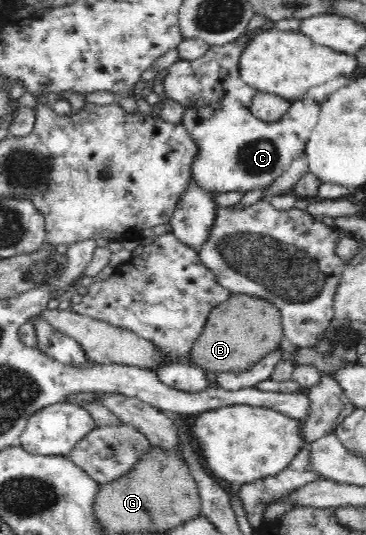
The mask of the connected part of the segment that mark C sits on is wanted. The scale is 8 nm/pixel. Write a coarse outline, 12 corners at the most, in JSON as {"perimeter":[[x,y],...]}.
{"perimeter":[[339,75],[265,123],[235,99],[189,108],[192,179],[270,186],[305,151]]}

